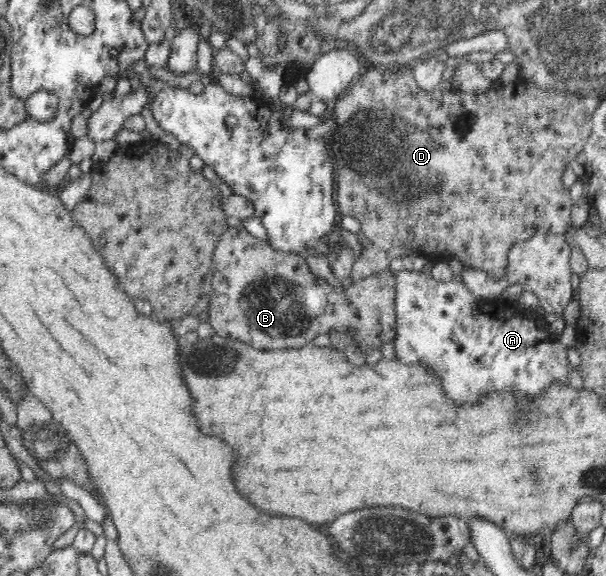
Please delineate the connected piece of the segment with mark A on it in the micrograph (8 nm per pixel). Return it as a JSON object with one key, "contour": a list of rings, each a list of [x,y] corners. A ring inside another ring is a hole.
{"contour":[[[401,270],[395,274],[397,284],[397,327],[394,352],[406,364],[421,362],[444,381],[445,392],[454,401],[478,401],[491,389],[516,389],[529,394],[542,392],[547,381],[568,383],[566,347],[545,328],[538,328],[528,311],[511,306],[503,298],[478,298],[470,293],[468,285],[452,279],[438,282],[431,273]]]}

